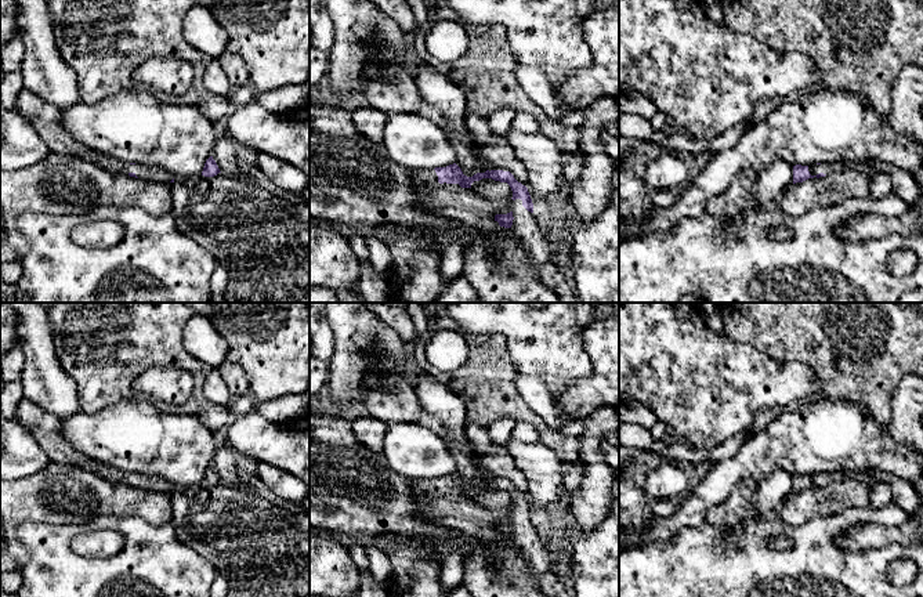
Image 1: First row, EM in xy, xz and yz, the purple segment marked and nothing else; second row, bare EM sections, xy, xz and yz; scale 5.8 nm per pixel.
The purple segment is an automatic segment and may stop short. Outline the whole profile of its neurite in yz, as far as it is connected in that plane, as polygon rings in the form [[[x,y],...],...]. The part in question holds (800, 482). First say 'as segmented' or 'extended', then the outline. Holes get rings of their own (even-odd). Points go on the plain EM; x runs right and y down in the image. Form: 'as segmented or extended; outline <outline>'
extended; outline [[[833,471],[833,473],[817,473],[810,475],[801,475],[796,474],[793,475],[793,493],[803,492],[808,488],[819,488],[825,486],[830,482],[840,482],[846,477],[841,471]]]

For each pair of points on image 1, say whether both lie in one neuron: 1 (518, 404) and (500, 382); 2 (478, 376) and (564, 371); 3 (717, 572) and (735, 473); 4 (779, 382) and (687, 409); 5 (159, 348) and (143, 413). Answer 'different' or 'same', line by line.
1: same
2: different
3: different
4: same
5: different

